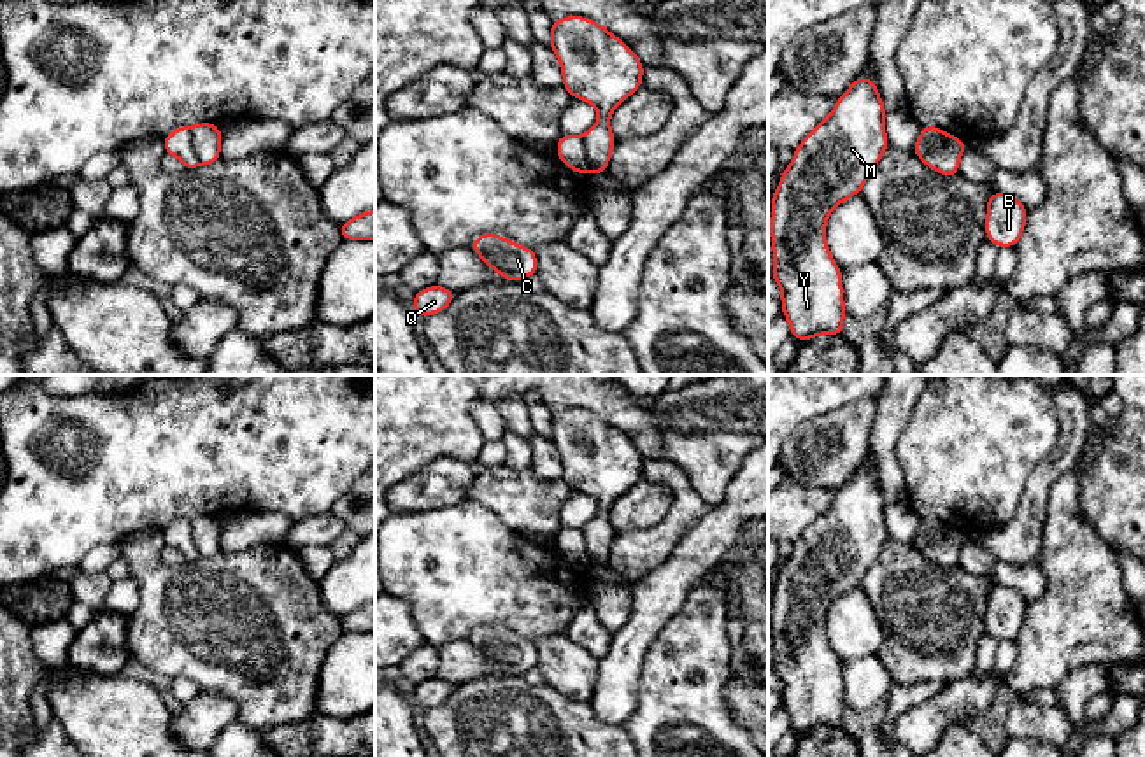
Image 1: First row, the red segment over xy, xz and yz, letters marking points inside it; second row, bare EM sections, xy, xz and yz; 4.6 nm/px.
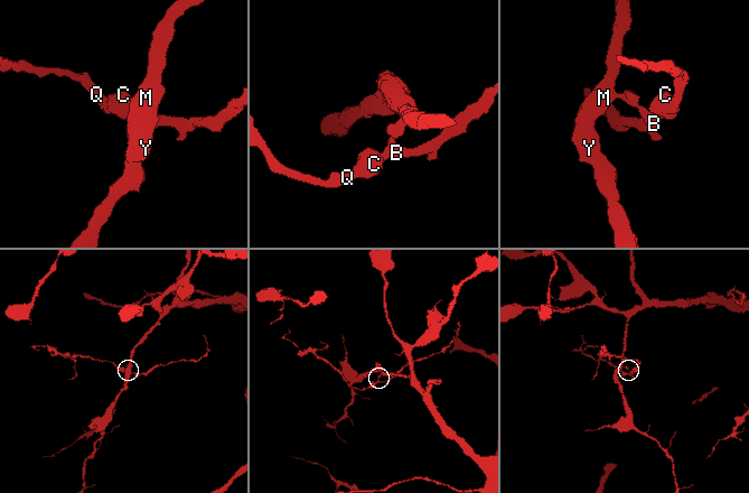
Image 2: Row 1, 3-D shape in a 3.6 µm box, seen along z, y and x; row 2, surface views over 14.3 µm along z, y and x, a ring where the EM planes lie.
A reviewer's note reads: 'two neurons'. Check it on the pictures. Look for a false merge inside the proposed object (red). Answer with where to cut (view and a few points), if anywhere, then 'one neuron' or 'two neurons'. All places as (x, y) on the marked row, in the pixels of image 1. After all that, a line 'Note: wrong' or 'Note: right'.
cut in xy along (190, 128), (193, 151), (200, 163); two neurons
Note: right

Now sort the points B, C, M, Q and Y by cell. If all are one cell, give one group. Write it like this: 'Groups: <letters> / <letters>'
Groups: B C Q / M Y

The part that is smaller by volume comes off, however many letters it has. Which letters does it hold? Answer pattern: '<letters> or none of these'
B, C, Q

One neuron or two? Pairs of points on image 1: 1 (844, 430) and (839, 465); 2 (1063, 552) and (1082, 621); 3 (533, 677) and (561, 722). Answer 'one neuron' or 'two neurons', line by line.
1: one neuron
2: one neuron
3: two neurons

